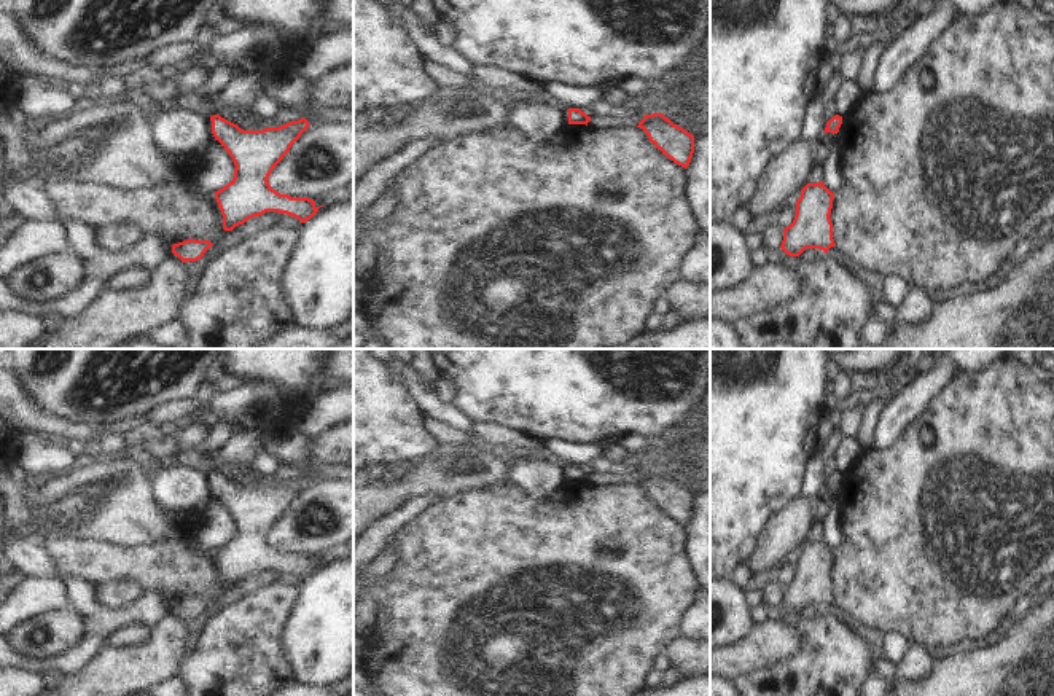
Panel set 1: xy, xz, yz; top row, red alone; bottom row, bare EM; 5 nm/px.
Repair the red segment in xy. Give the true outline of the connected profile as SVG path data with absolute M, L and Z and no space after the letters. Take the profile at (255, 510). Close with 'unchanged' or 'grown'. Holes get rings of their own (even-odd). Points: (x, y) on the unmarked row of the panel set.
M220 471L210 473L210 478L215 497L229 510L236 522L234 535L215 548L224 588L232 588L266 569L287 570L301 580L318 569L320 564L314 556L280 551L267 538L274 524L307 487L306 475L263 487L244 487Z | unchanged

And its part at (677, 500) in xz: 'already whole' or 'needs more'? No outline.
already whole

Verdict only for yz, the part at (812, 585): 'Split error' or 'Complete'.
Complete

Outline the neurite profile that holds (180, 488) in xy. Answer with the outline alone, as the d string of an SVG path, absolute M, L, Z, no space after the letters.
M167 460L153 479L159 503L172 513L199 514L215 497L210 475L189 463Z

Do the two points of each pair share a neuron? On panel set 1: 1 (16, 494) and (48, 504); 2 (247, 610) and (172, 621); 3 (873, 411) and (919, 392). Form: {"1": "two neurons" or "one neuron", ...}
{"1": "two neurons", "2": "two neurons", "3": "two neurons"}

